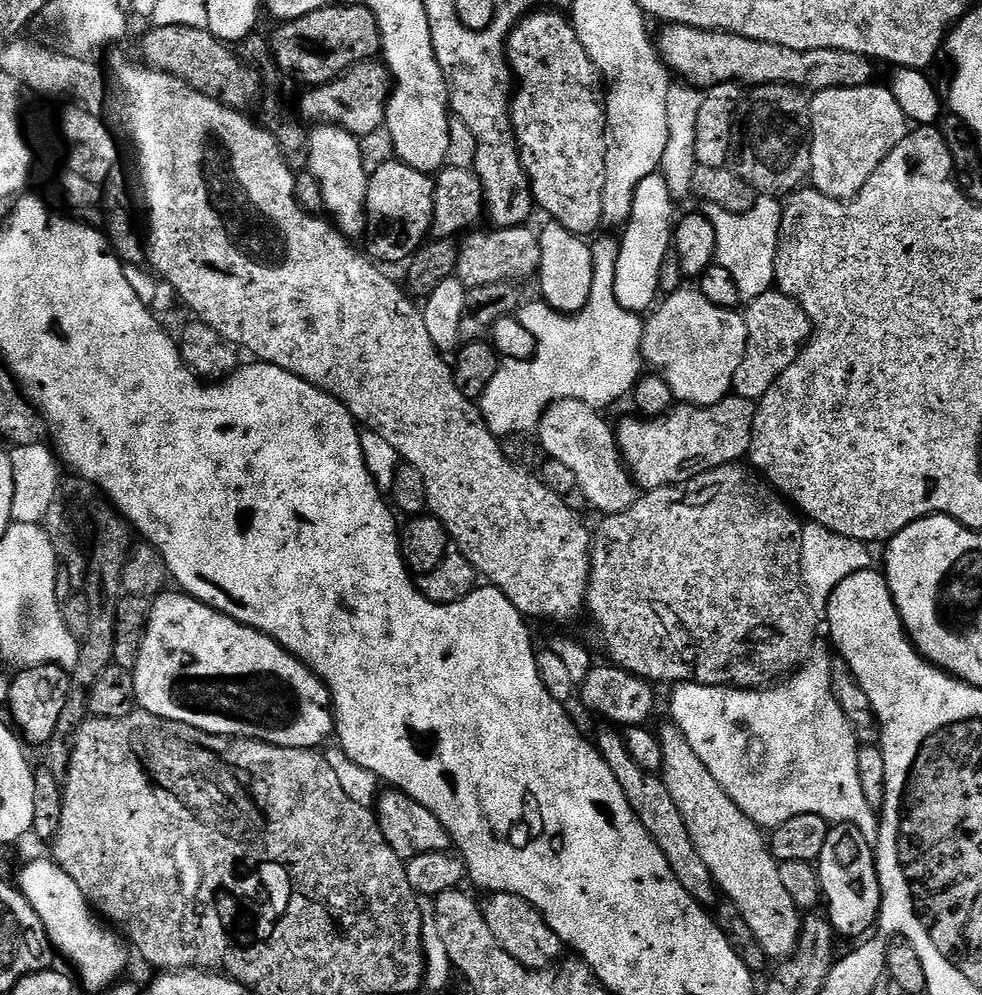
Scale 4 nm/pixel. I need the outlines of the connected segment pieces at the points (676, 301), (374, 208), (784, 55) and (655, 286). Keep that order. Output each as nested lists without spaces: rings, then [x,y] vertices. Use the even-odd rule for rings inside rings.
[[[677,290],[663,299],[644,326],[640,342],[643,363],[663,378],[680,404],[705,408],[725,399],[732,392],[734,374],[742,366],[748,345],[743,315],[730,308],[714,306],[698,290]]]
[[[389,158],[385,164],[378,165],[376,169],[373,167],[368,177],[364,207],[367,255],[381,265],[403,265],[411,260],[421,245],[429,239],[435,193],[436,186],[431,175],[414,170],[400,160]]]
[[[670,24],[661,27],[661,29],[660,36],[658,32],[658,51],[665,68],[671,70],[675,75],[677,72],[677,74],[681,76],[681,78],[679,78],[681,81],[687,82],[689,85],[695,86],[700,90],[711,90],[716,84],[731,84],[735,81],[735,83],[741,86],[747,86],[747,84],[791,86],[797,90],[803,90],[805,93],[815,94],[822,90],[826,90],[827,88],[853,88],[854,86],[866,86],[867,84],[871,84],[875,77],[872,75],[875,74],[877,68],[877,65],[869,60],[867,56],[863,56],[862,54],[850,54],[846,50],[790,50],[786,46],[758,42],[757,40],[751,40],[750,38],[742,38],[738,34],[729,34],[729,32],[707,32],[701,28],[691,28],[690,26],[682,26],[681,24]]]
[[[659,172],[647,175],[635,188],[631,218],[623,227],[622,233],[624,234],[621,233],[620,236],[619,256],[614,278],[615,298],[618,299],[619,305],[628,312],[643,313],[642,310],[648,307],[651,309],[657,299],[660,279],[666,264],[664,260],[667,252],[669,255],[674,238],[673,206],[675,207],[674,199],[669,193],[665,179]]]

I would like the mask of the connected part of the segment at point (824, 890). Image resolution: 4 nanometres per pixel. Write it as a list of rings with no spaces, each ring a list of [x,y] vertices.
[[[849,824],[829,827],[826,846],[822,846],[818,861],[818,871],[822,900],[825,905],[828,903],[826,915],[833,933],[860,937],[871,933],[872,924],[874,928],[880,915],[880,879],[870,841]]]

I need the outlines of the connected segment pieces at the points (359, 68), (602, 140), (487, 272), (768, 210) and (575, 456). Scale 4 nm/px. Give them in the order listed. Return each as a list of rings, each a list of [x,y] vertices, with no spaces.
[[[383,63],[355,64],[330,83],[317,84],[305,92],[308,93],[300,100],[299,115],[305,121],[313,120],[311,122],[313,125],[334,124],[351,132],[357,138],[372,136],[379,128],[381,131],[385,127],[390,77]]]
[[[529,14],[513,28],[508,35],[506,45],[506,55],[508,66],[512,69],[515,80],[514,95],[510,105],[512,113],[512,133],[516,136],[516,146],[520,150],[520,161],[524,163],[524,172],[528,175],[528,181],[532,187],[532,199],[535,207],[544,212],[549,212],[551,219],[557,224],[561,224],[566,230],[570,230],[574,235],[581,238],[591,237],[591,232],[596,227],[604,224],[604,215],[602,214],[602,194],[604,193],[604,183],[606,182],[606,158],[608,157],[608,113],[606,111],[606,88],[602,83],[602,77],[596,71],[594,62],[582,50],[582,42],[578,42],[578,34],[572,28],[572,21],[567,15],[556,14],[560,16],[536,16],[540,14]]]
[[[521,226],[518,228],[493,227],[491,229],[492,232],[469,231],[463,237],[465,240],[459,241],[458,244],[455,275],[467,289],[481,288],[491,284],[507,285],[509,282],[512,282],[508,280],[528,280],[531,276],[533,279],[540,271],[540,237],[535,231],[531,232],[530,229],[531,227]]]
[[[760,196],[756,205],[745,212],[727,212],[721,208],[709,207],[706,215],[714,226],[716,260],[730,272],[730,278],[734,278],[741,301],[747,302],[773,291],[776,279],[776,247],[780,241],[780,223],[784,217],[781,201],[775,196]]]
[[[560,400],[541,414],[538,437],[548,460],[557,460],[567,469],[574,470],[589,509],[597,508],[600,514],[624,512],[638,499],[638,488],[616,445],[613,425],[608,425],[600,416],[603,415],[588,404]]]

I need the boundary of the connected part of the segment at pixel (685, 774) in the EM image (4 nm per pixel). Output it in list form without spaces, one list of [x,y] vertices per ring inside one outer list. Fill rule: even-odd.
[[[667,726],[658,732],[661,750],[659,771],[674,806],[678,810],[684,830],[698,852],[698,858],[706,864],[717,889],[724,892],[723,899],[735,904],[746,918],[750,934],[762,946],[765,957],[783,961],[796,950],[800,940],[801,909],[781,886],[780,864],[772,856],[772,849],[765,833],[753,820],[714,782],[714,774],[702,766],[702,758],[694,754],[690,742],[675,726]]]

